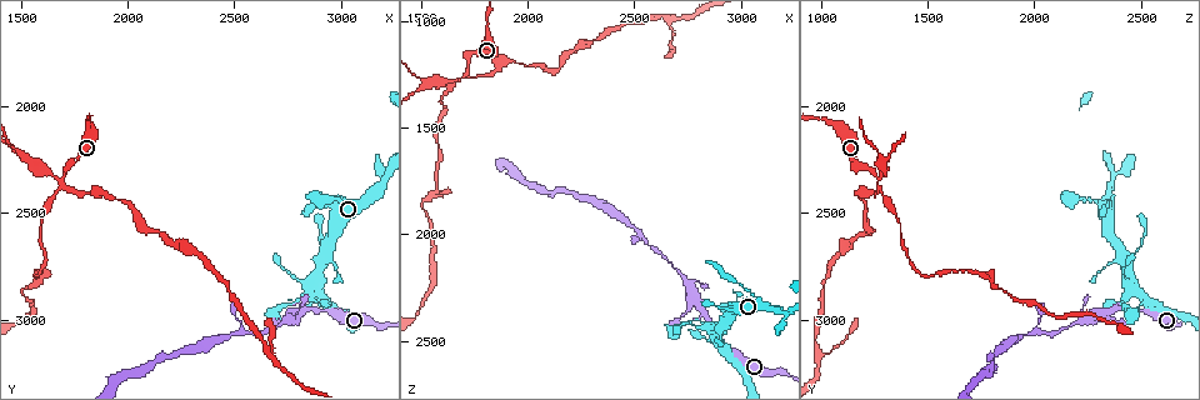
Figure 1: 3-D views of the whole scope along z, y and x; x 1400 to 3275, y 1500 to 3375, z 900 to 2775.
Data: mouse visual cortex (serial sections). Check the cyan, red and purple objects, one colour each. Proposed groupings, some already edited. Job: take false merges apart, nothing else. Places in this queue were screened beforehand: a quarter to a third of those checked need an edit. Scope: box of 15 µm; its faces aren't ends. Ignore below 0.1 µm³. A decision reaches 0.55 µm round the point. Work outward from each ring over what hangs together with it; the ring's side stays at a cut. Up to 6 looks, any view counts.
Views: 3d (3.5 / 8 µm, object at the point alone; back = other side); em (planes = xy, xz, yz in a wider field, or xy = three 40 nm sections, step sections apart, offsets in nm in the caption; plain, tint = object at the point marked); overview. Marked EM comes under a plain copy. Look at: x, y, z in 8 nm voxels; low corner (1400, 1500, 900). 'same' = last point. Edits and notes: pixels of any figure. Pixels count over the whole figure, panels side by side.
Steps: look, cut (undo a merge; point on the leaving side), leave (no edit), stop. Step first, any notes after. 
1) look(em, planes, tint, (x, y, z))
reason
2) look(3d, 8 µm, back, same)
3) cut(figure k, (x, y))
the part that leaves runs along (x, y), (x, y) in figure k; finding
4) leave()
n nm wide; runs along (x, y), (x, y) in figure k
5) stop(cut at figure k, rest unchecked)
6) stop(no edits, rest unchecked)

look(3d, 3.5 µm, (2470, 3070, 1950))
narrows sharply

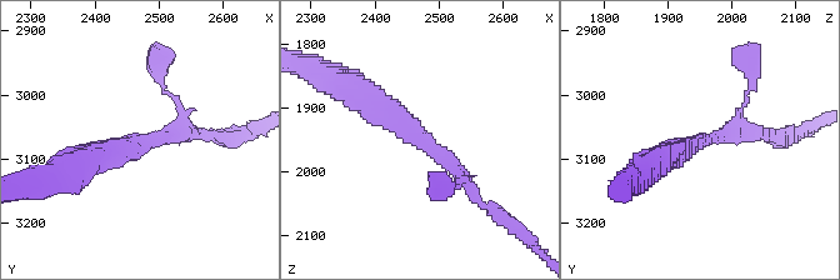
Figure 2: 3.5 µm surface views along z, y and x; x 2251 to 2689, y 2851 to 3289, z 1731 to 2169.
leave()
runs along (485, 205), (455, 166), (366, 96) in figure 2; all the same cell

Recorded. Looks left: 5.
look(3d, 3.5 µm, (1700, 2360, 1270))
abrupt turn

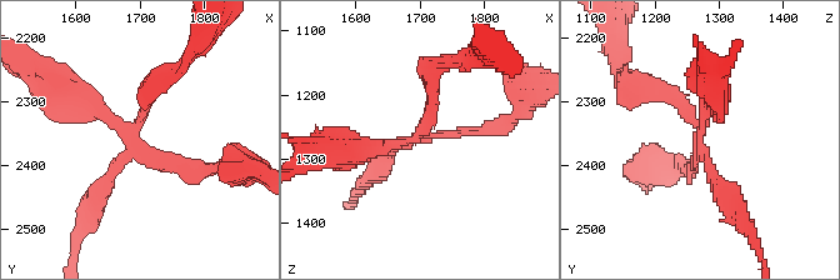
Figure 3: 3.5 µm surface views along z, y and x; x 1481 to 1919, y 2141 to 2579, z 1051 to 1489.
look(em, xy, step 3, tint, (1690, 2360, 1265))
4 arms; arms of 150, 200, 200, 200 nm

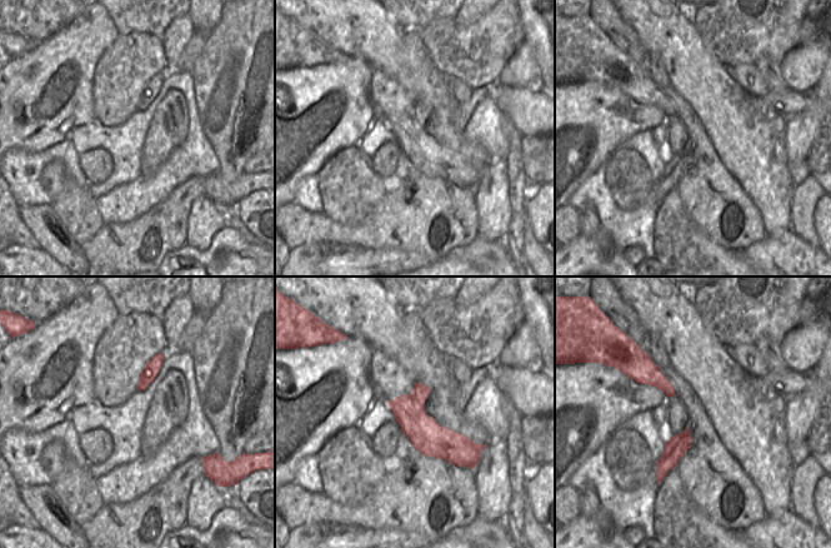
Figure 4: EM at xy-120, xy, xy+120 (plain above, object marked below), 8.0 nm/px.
cut(figure 3, (173, 159))
border along (677, 434), (681, 439), (691, 443) in figure 4; two cells meet here

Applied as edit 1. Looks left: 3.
stop(cut at figure 3, rest unchecked)

